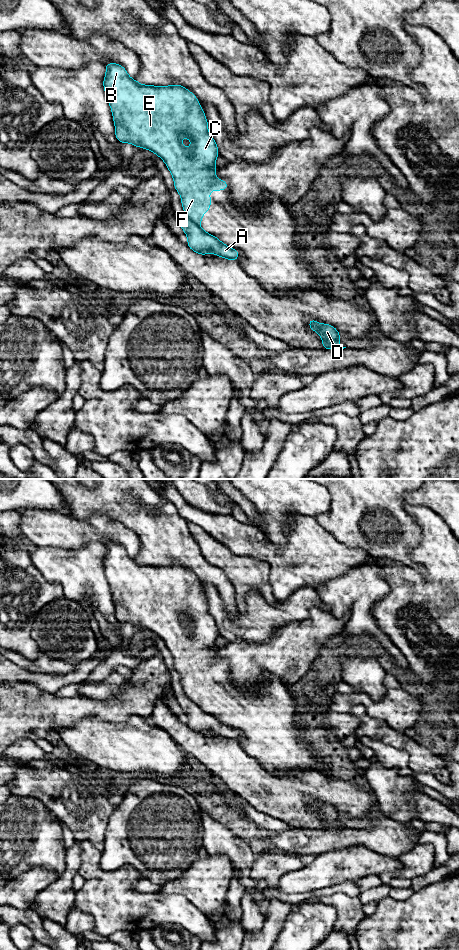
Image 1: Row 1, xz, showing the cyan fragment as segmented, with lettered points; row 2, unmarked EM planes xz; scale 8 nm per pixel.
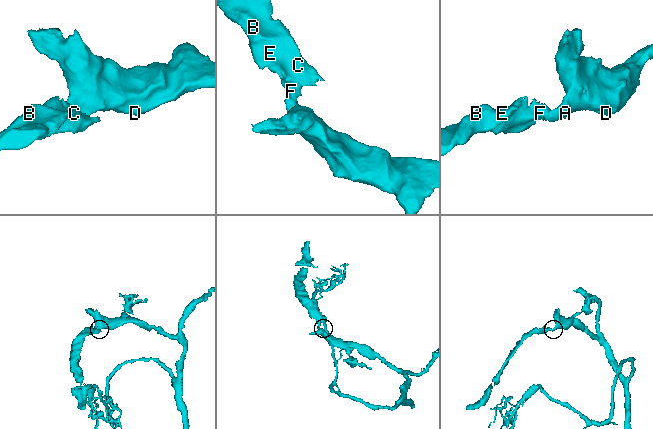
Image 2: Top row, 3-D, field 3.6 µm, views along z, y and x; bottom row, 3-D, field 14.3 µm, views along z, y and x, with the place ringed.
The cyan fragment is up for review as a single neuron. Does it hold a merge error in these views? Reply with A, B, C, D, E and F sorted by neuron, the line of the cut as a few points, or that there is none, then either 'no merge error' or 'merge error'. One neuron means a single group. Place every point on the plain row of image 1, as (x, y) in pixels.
A D / B C E F | xz (186, 695), (198, 704) | merge error

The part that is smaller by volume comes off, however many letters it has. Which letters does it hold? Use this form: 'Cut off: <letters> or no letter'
Cut off: B, C, E, F

